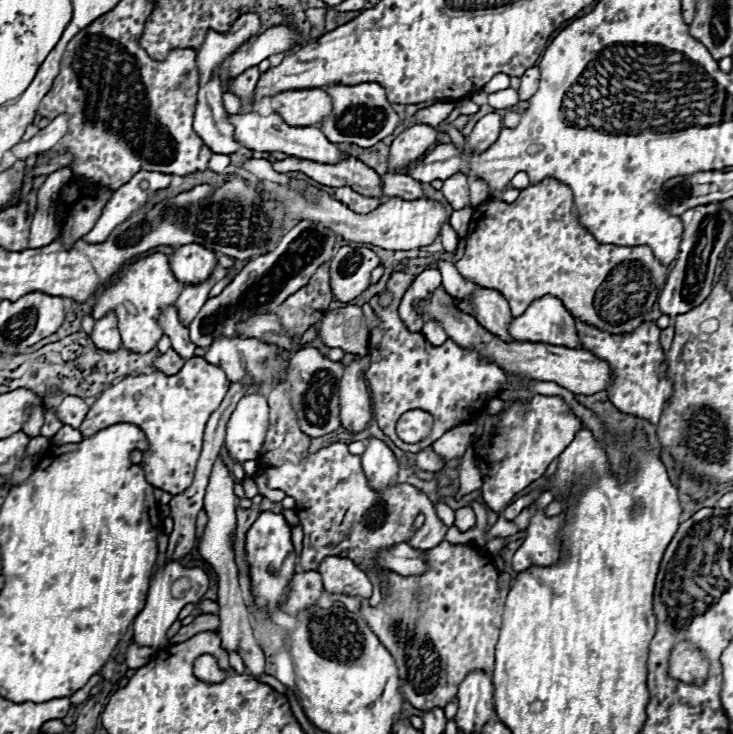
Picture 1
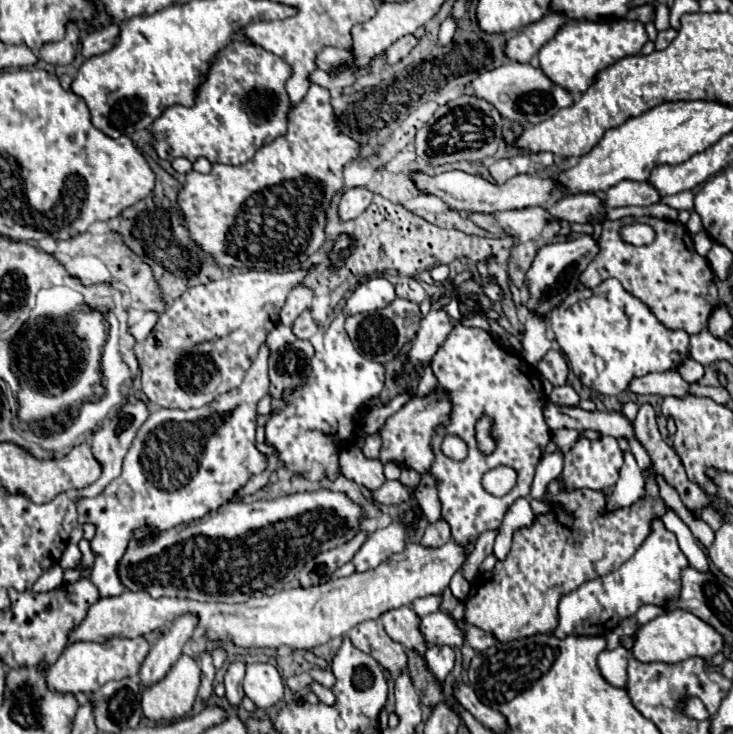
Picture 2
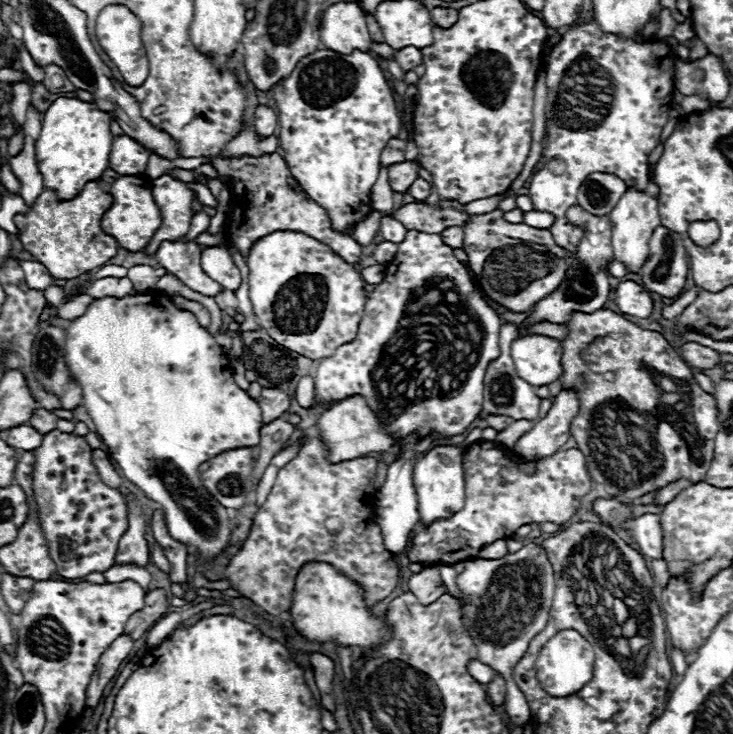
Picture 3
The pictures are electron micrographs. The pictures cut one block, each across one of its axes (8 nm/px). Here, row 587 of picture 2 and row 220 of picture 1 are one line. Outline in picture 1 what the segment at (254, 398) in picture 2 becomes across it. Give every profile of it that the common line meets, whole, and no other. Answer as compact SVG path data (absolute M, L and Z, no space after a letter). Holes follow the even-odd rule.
M138 170L130 178L130 182L120 186L110 196L110 200L102 208L100 218L96 220L94 228L84 236L84 240L88 240L90 244L104 242L108 238L108 232L112 232L112 228L116 228L116 224L120 224L120 220L126 220L132 212L136 212L140 206L144 206L152 198L154 192L168 188L172 178L174 178L172 174L164 174L164 172Z

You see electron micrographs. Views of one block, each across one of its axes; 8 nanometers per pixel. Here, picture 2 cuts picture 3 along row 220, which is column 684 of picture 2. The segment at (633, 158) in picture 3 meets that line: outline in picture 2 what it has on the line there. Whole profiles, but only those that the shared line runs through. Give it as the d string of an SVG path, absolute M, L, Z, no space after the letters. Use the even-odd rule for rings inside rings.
M654 520L648 540L636 550L636 554L624 562L618 570L582 584L560 600L560 622L554 636L604 636L616 628L624 618L636 614L644 604L664 602L664 594L680 594L680 572L690 566L688 558L680 552L676 536L668 532L662 520Z

